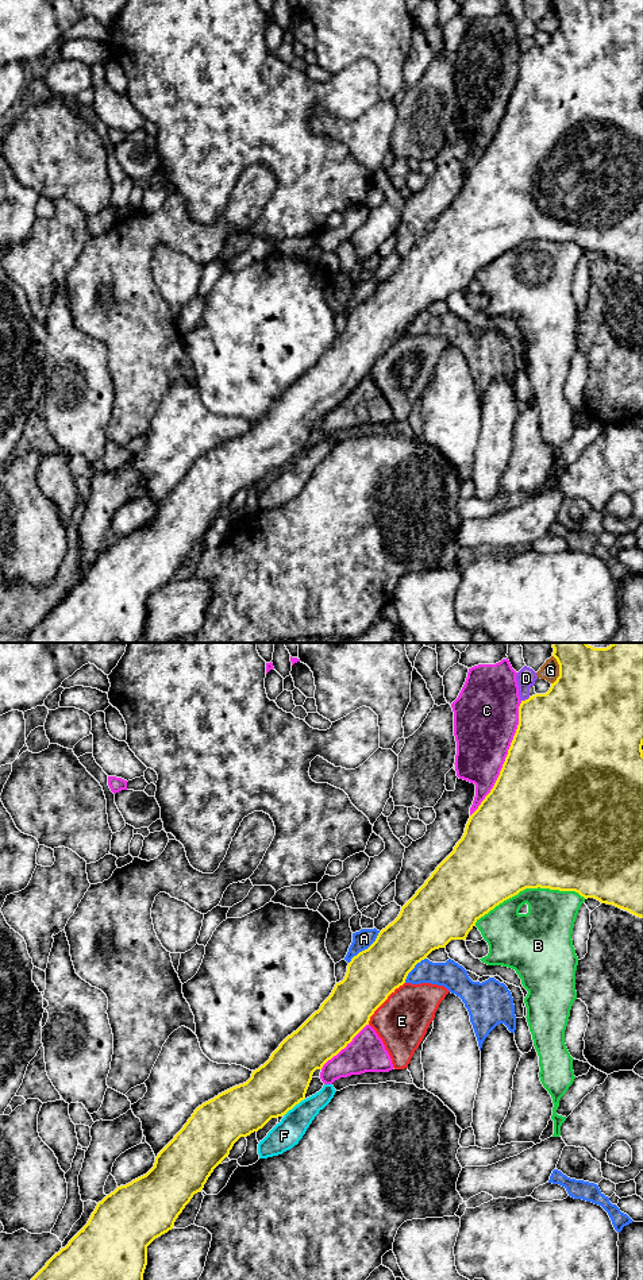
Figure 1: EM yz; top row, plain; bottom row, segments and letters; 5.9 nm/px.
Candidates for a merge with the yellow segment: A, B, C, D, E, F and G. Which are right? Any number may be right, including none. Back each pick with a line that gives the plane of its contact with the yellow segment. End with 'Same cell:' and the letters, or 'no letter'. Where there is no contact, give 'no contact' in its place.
Same cell: no letter

